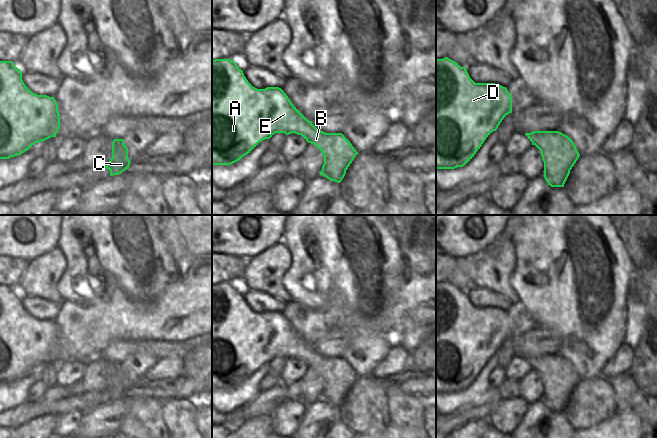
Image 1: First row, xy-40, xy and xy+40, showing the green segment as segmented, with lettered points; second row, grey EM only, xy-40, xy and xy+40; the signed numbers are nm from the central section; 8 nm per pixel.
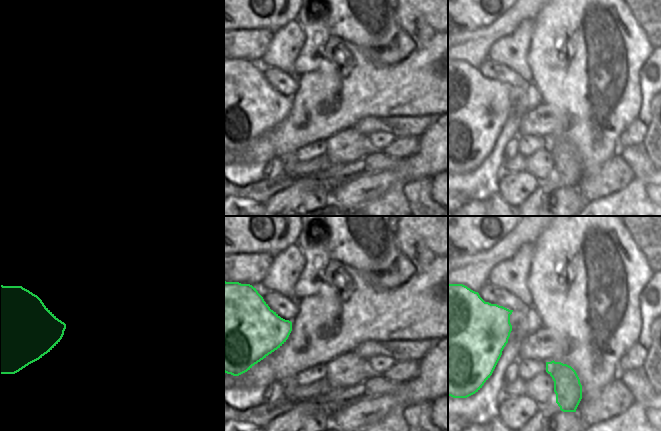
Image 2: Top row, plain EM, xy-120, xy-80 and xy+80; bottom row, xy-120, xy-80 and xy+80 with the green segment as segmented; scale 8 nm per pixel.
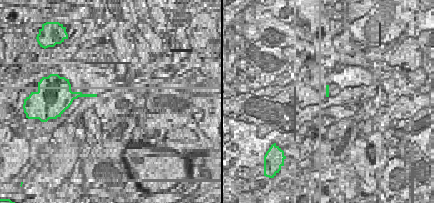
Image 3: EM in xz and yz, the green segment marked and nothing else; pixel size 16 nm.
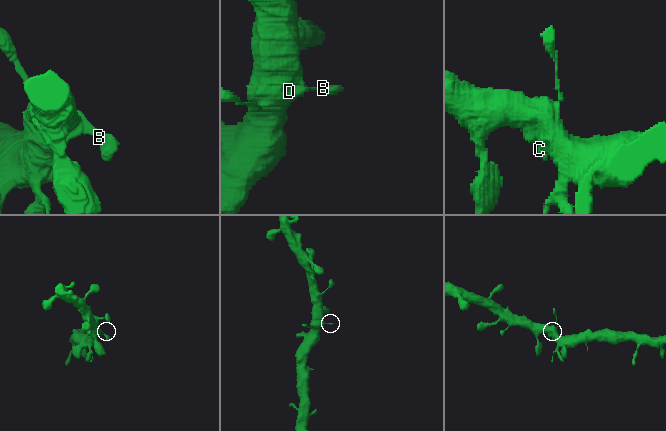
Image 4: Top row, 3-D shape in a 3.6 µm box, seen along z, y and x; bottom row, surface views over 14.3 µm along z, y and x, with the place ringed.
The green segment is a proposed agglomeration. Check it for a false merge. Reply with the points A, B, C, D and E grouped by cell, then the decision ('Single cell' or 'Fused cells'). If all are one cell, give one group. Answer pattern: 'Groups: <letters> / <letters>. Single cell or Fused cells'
Groups: A B C D E. Single cell.

